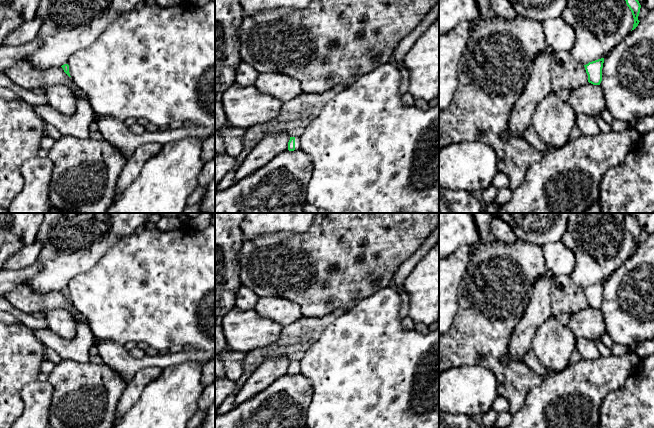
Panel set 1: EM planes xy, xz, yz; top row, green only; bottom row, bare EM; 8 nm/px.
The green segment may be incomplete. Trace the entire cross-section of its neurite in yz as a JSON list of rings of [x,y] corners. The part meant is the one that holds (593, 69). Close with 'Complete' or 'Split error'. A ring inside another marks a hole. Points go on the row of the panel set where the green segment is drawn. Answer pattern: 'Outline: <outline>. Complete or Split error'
Outline: [[[604,58],[589,62],[584,65],[586,73],[588,75],[588,82],[593,85],[600,85],[602,81],[602,68]]]. Complete

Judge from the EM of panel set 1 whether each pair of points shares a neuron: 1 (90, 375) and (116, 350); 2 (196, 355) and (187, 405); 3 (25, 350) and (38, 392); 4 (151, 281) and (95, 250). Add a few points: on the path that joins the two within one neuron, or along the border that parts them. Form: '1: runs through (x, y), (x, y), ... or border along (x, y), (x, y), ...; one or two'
1: border along (104, 363), (114, 369), (122, 378); two
2: border along (202, 363), (182, 361), (172, 366); two
3: border along (36, 379), (21, 389), (22, 401); two
4: border along (121, 238), (87, 270); two

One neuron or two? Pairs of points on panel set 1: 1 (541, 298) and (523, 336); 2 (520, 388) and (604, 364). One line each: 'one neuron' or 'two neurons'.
1: one neuron
2: two neurons

